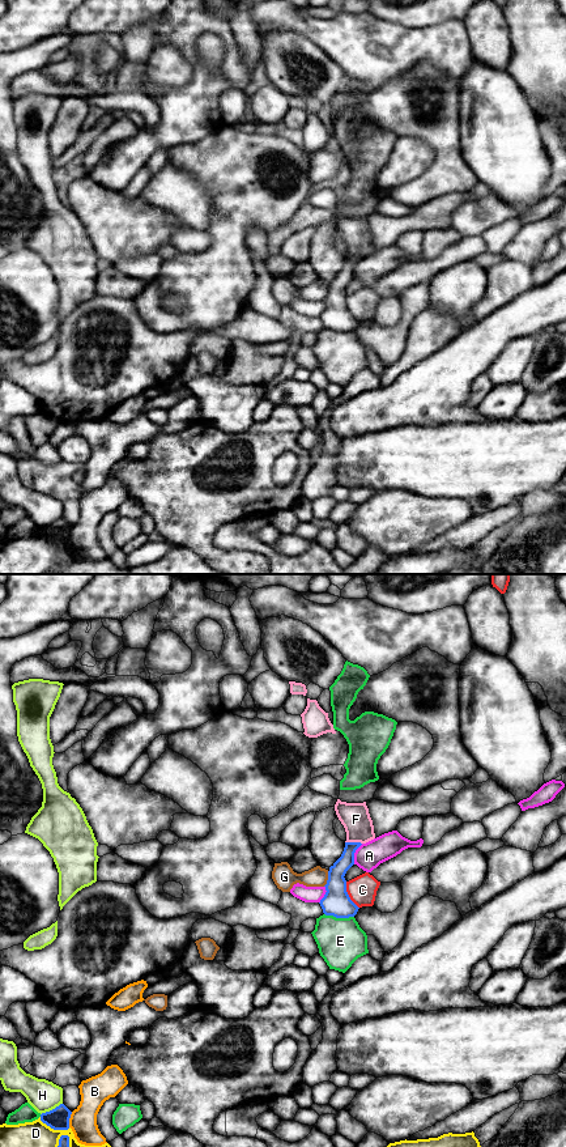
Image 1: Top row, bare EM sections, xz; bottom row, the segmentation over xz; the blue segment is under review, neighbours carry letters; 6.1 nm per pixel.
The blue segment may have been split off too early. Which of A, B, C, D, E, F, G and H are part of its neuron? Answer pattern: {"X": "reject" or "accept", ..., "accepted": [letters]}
{"A": "reject", "B": "reject", "C": "reject", "D": "reject", "E": "reject", "F": "reject", "G": "reject", "H": "reject", "accepted": []}

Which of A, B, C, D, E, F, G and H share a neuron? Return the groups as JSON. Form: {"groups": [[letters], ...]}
{"groups": [["A"], ["B"], ["C"], ["D"], ["E"], ["F"], ["G"], ["H"]]}

